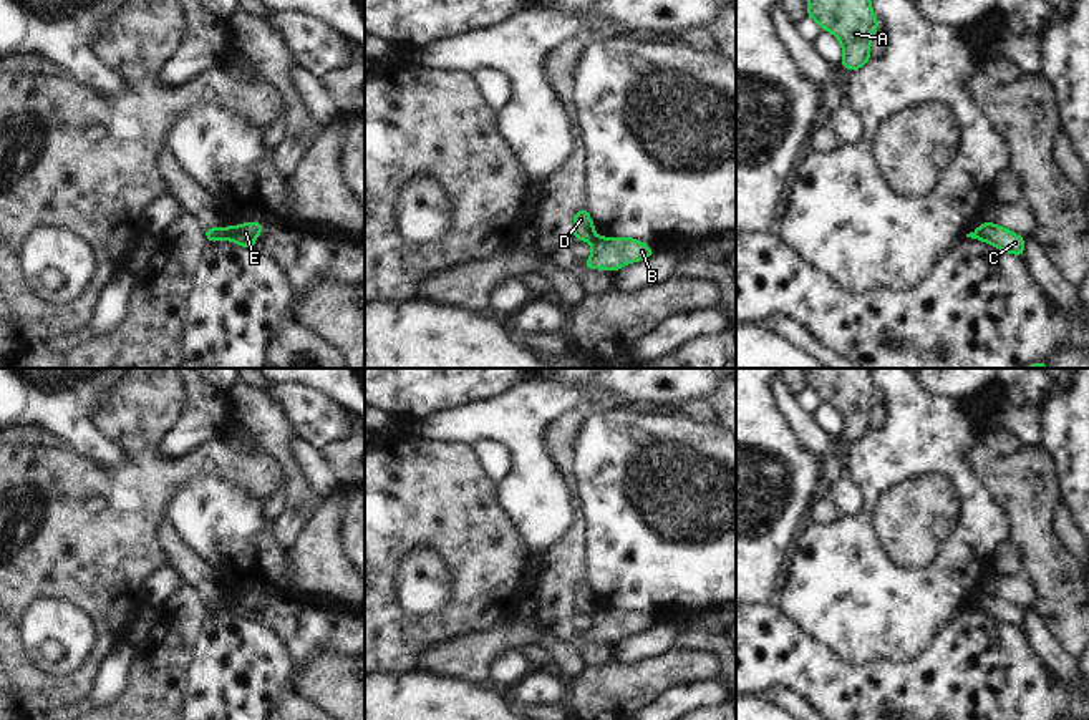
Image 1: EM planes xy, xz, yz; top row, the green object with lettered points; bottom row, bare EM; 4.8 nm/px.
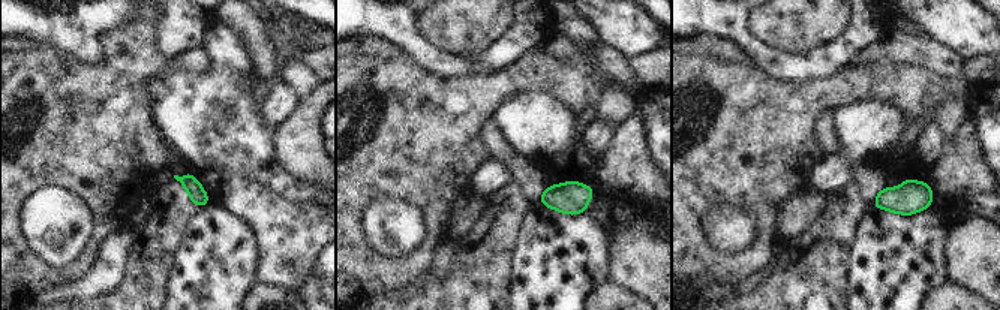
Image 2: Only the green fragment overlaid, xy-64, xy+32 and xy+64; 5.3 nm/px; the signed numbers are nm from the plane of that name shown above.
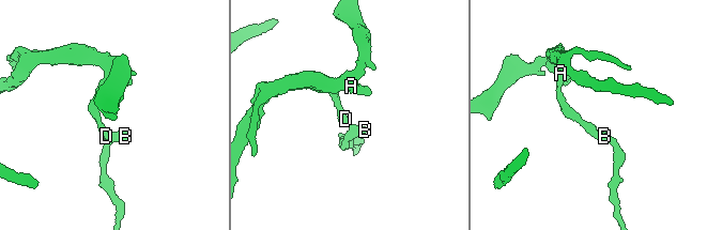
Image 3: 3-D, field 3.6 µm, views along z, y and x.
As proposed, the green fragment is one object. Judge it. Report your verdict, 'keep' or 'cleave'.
cleave

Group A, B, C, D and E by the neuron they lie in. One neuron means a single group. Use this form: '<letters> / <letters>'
A D / B C E

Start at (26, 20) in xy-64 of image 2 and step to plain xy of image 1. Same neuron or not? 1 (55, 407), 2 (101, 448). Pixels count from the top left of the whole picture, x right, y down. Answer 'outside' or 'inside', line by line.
1: inside
2: inside

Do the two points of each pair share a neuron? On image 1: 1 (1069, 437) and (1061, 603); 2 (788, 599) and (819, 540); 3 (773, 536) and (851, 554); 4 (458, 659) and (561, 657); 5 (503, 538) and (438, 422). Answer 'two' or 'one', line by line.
1: two
2: one
3: two
4: one
5: two

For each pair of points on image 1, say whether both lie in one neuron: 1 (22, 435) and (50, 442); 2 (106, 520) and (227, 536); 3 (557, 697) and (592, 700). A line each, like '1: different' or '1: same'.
1: same
2: different
3: different

